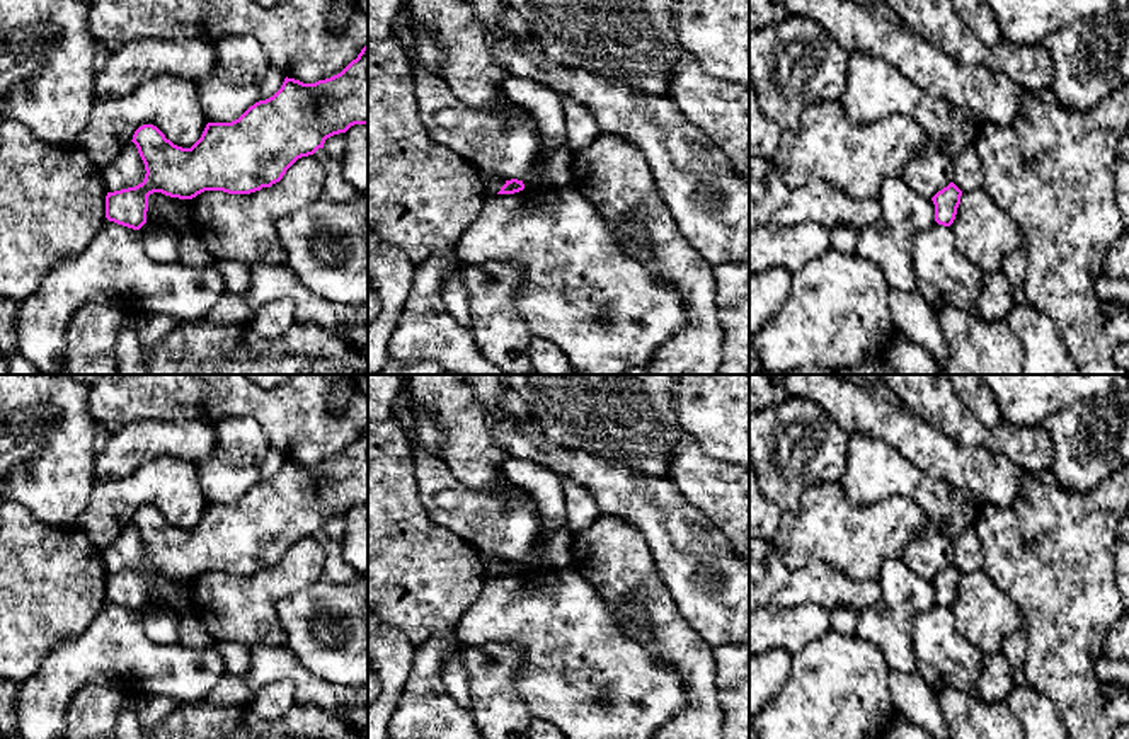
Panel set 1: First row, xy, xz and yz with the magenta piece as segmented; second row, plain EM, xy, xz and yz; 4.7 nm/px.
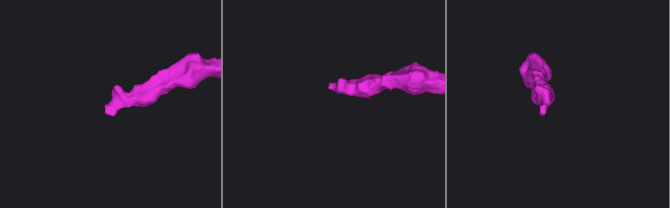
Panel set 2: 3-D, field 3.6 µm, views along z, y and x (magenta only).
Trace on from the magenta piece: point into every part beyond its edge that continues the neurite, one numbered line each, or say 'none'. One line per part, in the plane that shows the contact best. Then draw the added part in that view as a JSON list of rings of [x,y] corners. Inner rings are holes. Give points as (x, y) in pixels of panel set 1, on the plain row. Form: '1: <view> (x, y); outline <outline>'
none

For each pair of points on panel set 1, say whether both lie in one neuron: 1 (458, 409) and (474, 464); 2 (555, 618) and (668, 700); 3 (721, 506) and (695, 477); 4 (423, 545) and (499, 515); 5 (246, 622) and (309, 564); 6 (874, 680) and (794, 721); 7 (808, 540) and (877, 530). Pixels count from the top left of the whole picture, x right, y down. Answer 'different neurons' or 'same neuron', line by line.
1: same neuron
2: same neuron
3: same neuron
4: different neurons
5: same neuron
6: same neuron
7: same neuron

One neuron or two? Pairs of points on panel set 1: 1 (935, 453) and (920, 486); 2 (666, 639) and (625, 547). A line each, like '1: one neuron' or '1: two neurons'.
1: two neurons
2: one neuron

